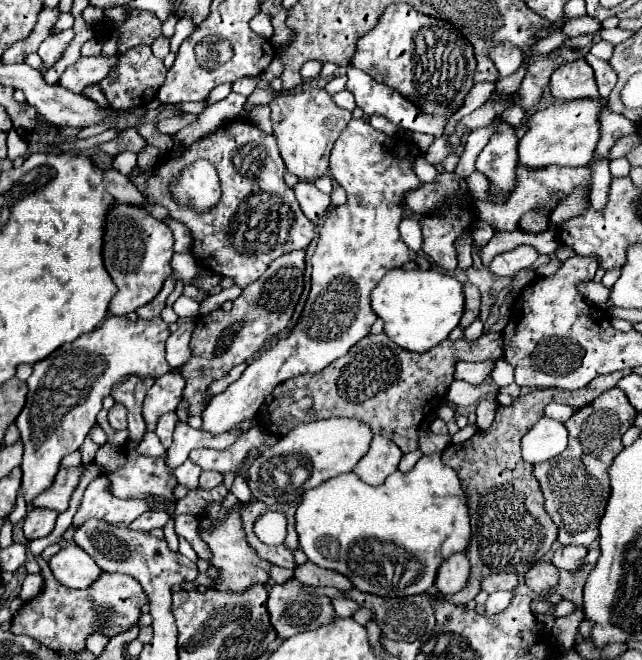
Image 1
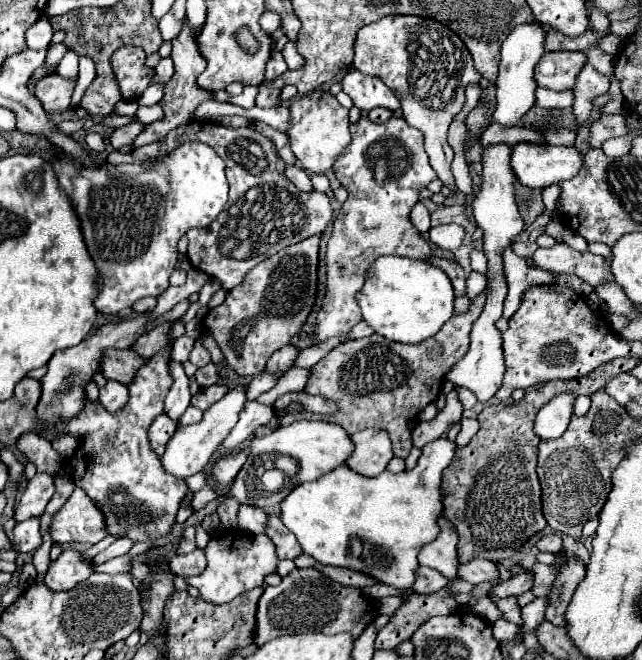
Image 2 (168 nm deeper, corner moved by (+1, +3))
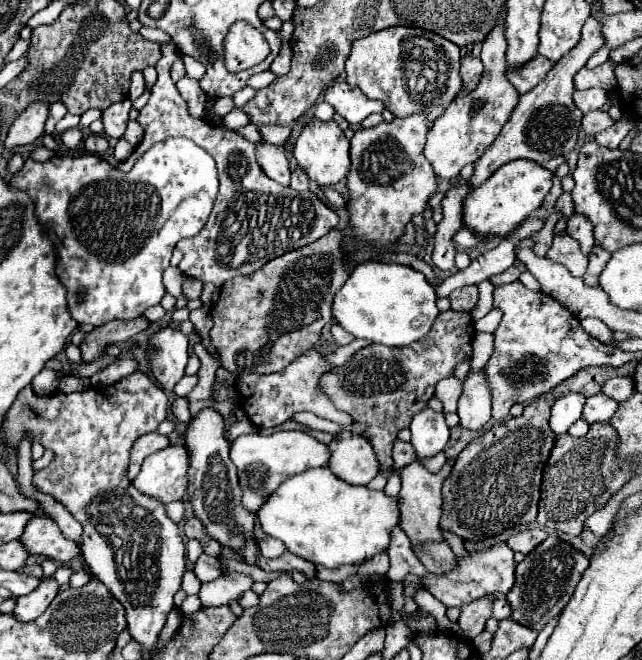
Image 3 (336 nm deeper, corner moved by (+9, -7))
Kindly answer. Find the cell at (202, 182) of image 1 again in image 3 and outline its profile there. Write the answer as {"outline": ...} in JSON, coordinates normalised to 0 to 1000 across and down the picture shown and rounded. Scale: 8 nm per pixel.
{"outline":[[[276,208],[276,211],[257,211],[245,220],[238,220],[220,241],[213,241],[213,247],[207,250],[207,256],[201,262],[192,262],[179,253],[173,253],[167,244],[160,244],[151,235],[126,235],[126,238],[79,238],[76,244],[51,244],[42,241],[39,250],[33,253],[33,259],[26,259],[17,271],[17,280],[23,286],[42,289],[58,314],[58,329],[67,341],[73,341],[79,350],[86,350],[89,365],[92,365],[92,392],[89,392],[89,420],[95,423],[95,429],[104,435],[104,459],[107,459],[107,471],[114,477],[114,483],[126,492],[142,489],[142,492],[164,492],[173,483],[210,483],[217,477],[226,474],[226,468],[245,462],[254,447],[257,447],[257,432],[254,432],[254,408],[263,405],[263,392],[266,392],[266,380],[273,377],[273,371],[282,362],[294,362],[310,356],[310,350],[316,347],[316,341],[322,338],[329,320],[332,320],[332,308],[338,298],[338,286],[341,286],[341,271],[338,271],[338,253],[335,244],[304,217],[298,217],[294,211]]]}

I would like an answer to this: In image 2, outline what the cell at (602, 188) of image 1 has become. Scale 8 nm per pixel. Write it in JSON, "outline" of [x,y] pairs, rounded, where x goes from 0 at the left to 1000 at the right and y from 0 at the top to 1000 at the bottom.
{"outline":[[[917,95],[905,105],[902,123],[896,129],[896,156],[893,156],[893,174],[902,183],[902,192],[917,180],[917,168],[924,162],[924,150],[949,138],[949,120],[927,108]]]}

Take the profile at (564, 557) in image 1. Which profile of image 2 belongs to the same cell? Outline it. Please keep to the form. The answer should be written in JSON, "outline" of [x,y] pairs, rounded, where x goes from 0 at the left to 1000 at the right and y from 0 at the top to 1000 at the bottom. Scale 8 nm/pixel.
{"outline":[[[852,808],[846,811],[840,820],[836,820],[836,832],[840,835],[852,835],[852,838],[871,838],[877,829],[874,823],[874,814],[864,811],[864,808]]]}

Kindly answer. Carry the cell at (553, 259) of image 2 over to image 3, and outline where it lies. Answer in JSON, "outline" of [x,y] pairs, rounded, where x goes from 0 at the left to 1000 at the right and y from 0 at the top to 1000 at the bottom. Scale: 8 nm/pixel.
{"outline":[[[880,353],[861,362],[861,371],[849,389],[883,405],[896,420],[908,420],[908,414],[914,411],[914,389],[902,380],[902,368]]]}

